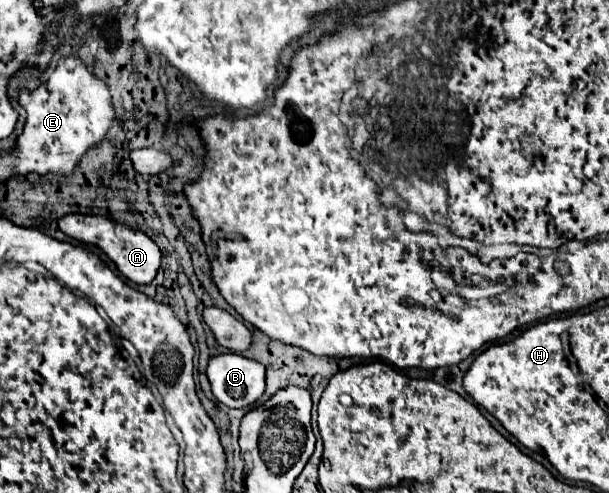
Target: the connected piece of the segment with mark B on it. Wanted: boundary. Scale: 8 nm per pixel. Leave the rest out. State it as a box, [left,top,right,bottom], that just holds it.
[207,353,265,409]

